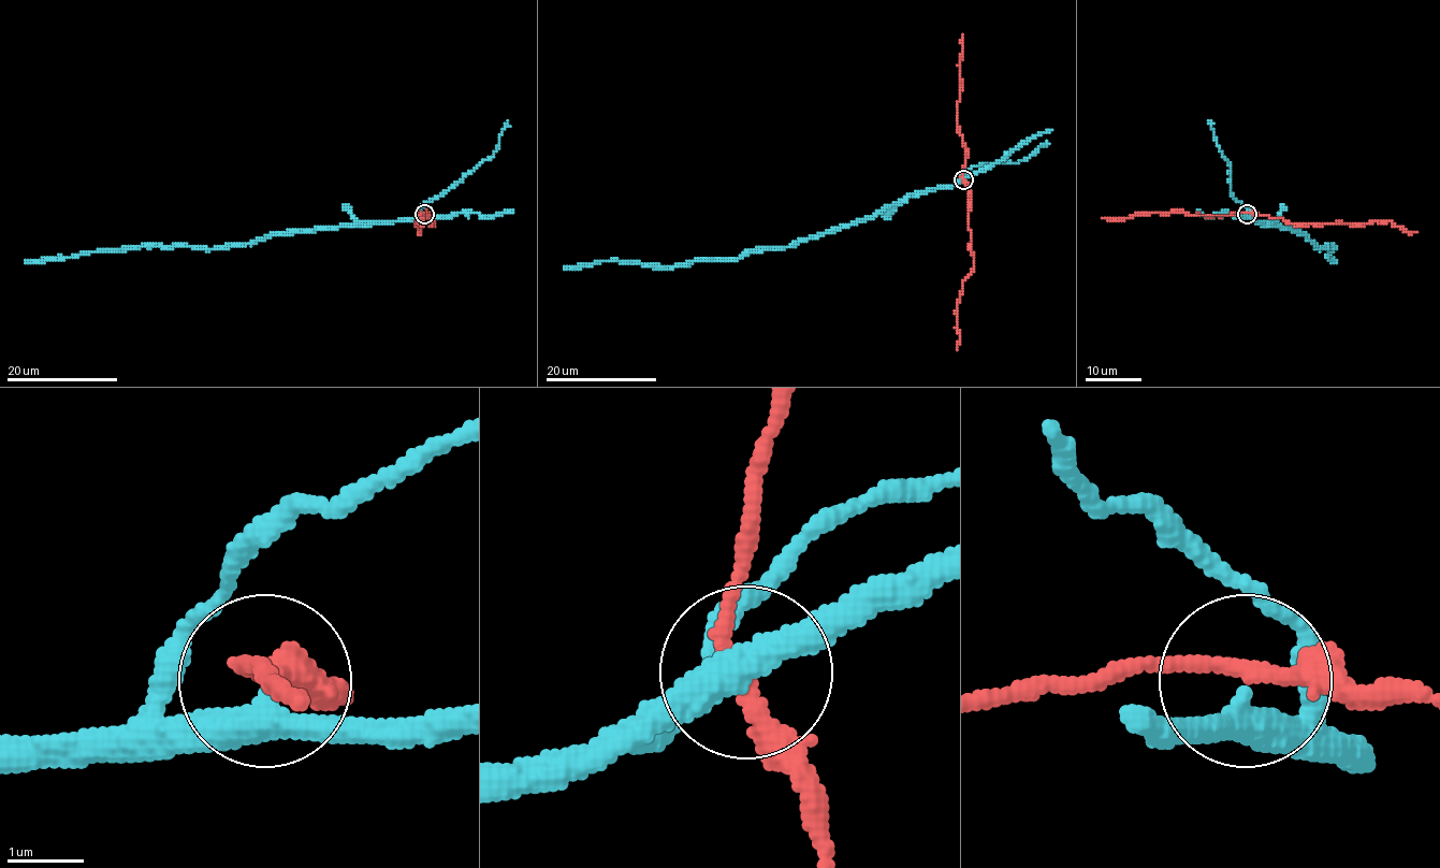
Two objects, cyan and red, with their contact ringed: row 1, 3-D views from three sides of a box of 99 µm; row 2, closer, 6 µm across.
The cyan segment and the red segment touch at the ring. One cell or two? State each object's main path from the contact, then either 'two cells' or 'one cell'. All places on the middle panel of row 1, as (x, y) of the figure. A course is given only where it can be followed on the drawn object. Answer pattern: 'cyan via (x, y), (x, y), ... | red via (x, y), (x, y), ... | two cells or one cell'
cyan via (963, 178), (920, 190), (787, 246), (745, 250), (733, 260), (698, 259), (674, 265), (594, 261), (563, 270) | red via (963, 178), (970, 203), (973, 271), (963, 283), (956, 310), (959, 338), (956, 349) | two cells

